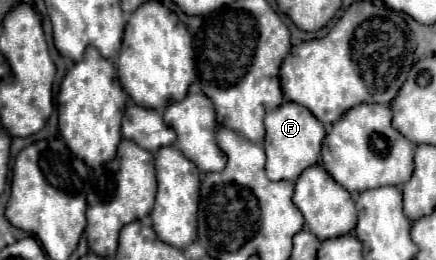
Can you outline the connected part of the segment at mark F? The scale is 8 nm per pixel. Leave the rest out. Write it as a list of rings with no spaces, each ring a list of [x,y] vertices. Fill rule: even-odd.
[[[284,102],[282,106],[266,112],[264,126],[266,126],[264,150],[266,150],[266,158],[268,158],[266,174],[270,180],[294,182],[302,174],[302,170],[306,170],[318,162],[320,146],[326,136],[326,130],[308,108],[304,108],[296,102]]]

